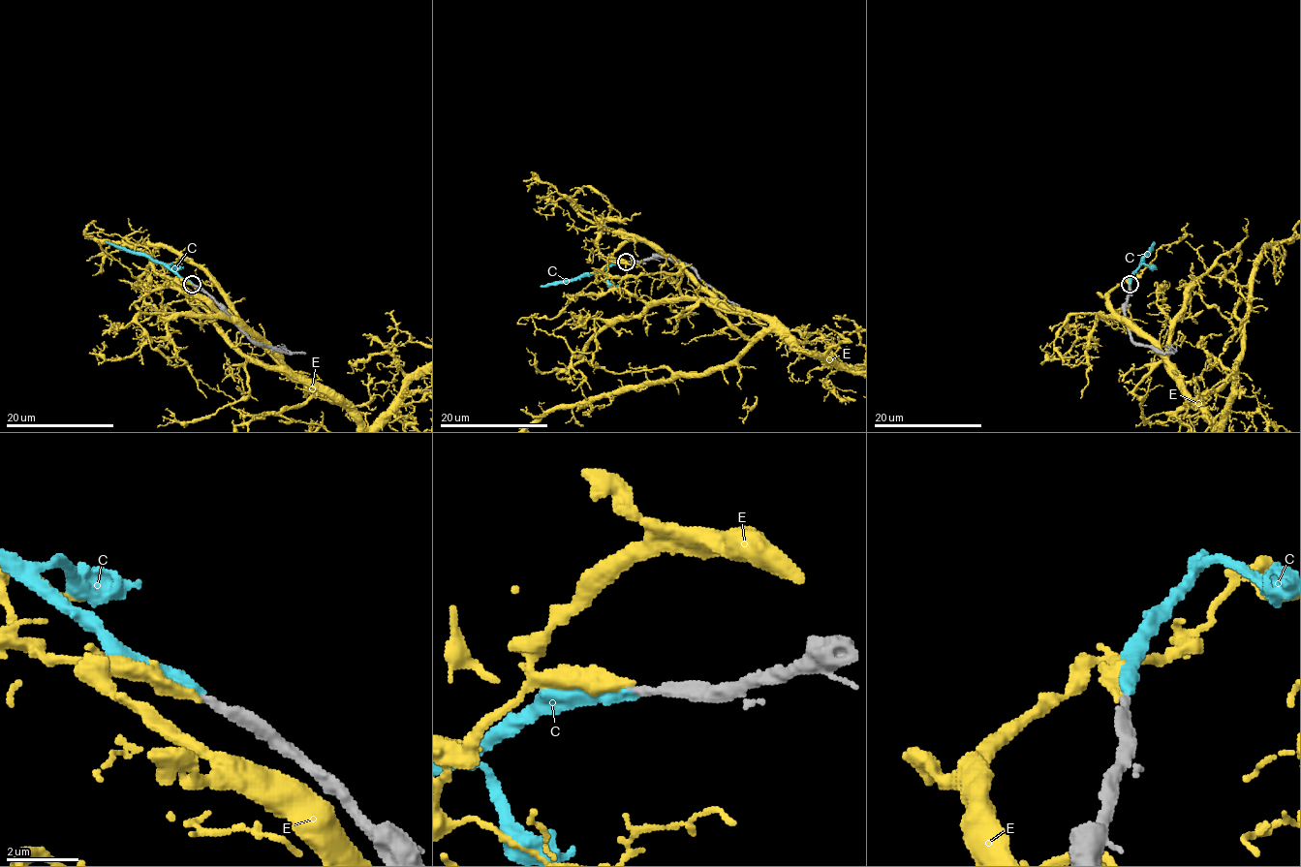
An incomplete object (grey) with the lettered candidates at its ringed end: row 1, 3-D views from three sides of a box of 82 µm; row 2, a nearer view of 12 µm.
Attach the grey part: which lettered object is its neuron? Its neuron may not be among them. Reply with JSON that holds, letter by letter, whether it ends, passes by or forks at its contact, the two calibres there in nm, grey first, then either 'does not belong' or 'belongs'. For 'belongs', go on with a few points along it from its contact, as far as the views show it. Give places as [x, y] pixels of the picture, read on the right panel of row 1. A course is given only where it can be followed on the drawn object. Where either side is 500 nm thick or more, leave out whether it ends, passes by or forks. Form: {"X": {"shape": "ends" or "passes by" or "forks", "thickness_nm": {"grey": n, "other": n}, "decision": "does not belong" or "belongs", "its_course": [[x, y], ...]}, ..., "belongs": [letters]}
{"C": {"shape": "ends", "thickness_nm": {"grey": 240, "other": 340}, "decision": "belongs", "its_course": [[1130, 284], [1130, 278], [1152, 250], [1154, 242]]}, "E": {"shape": "ends", "thickness_nm": {"grey": 240, "other": 320}, "decision": "does not belong"}, "belongs": ["C"]}

